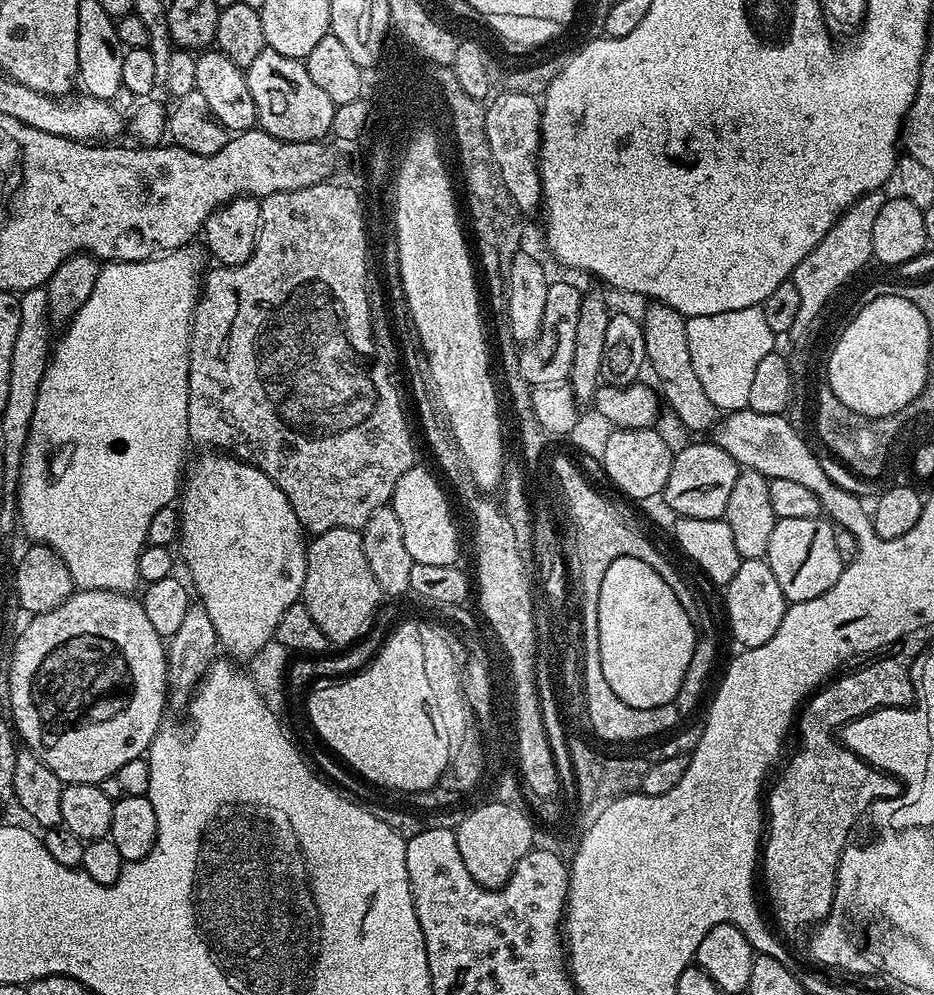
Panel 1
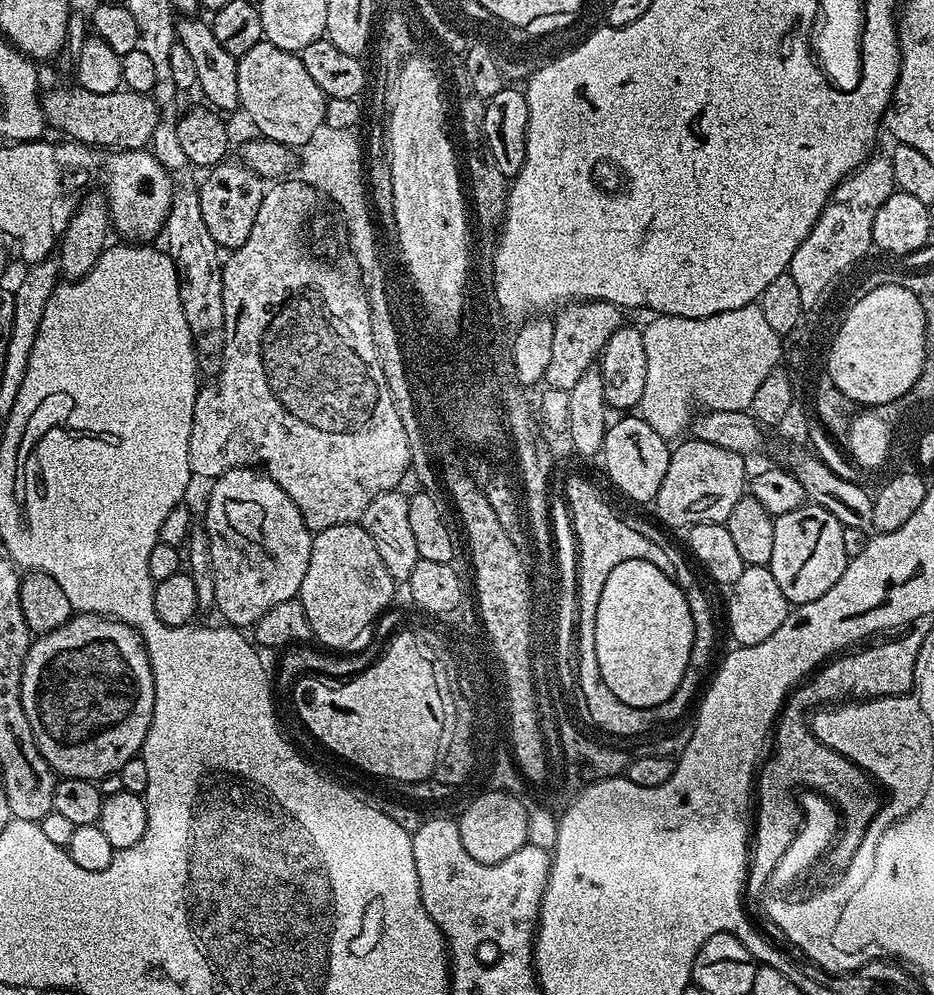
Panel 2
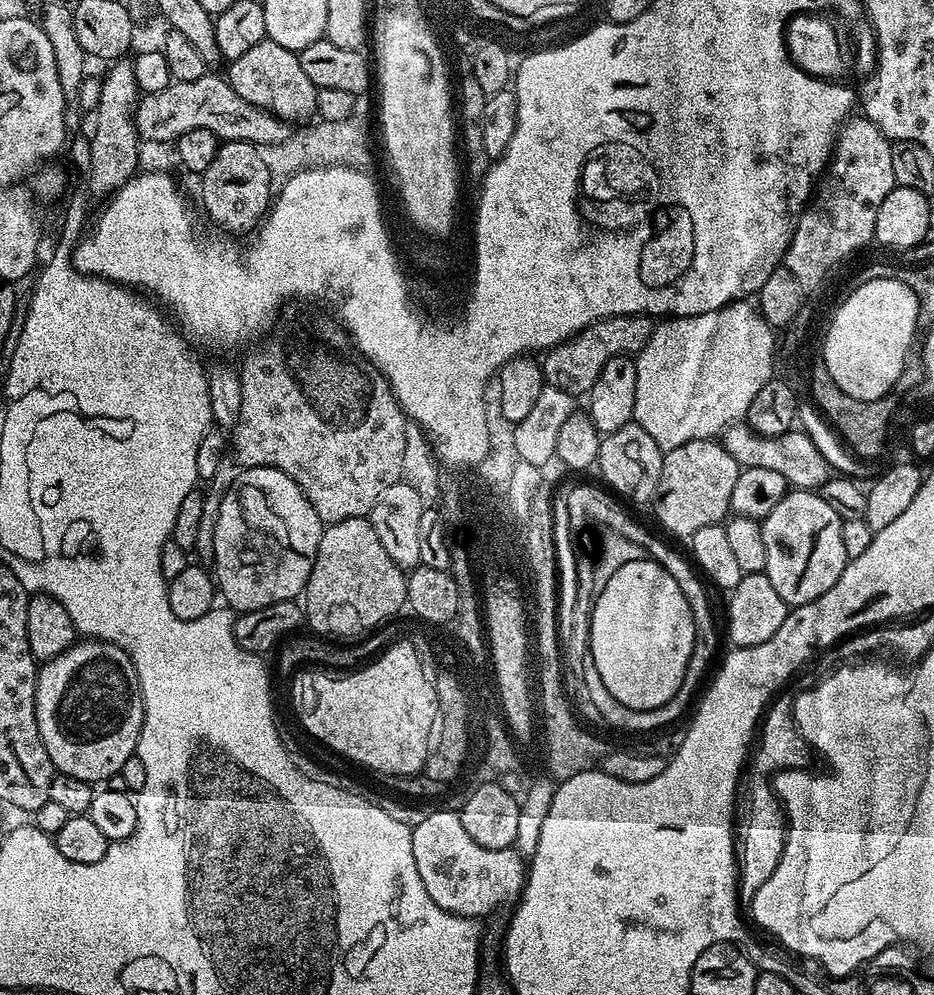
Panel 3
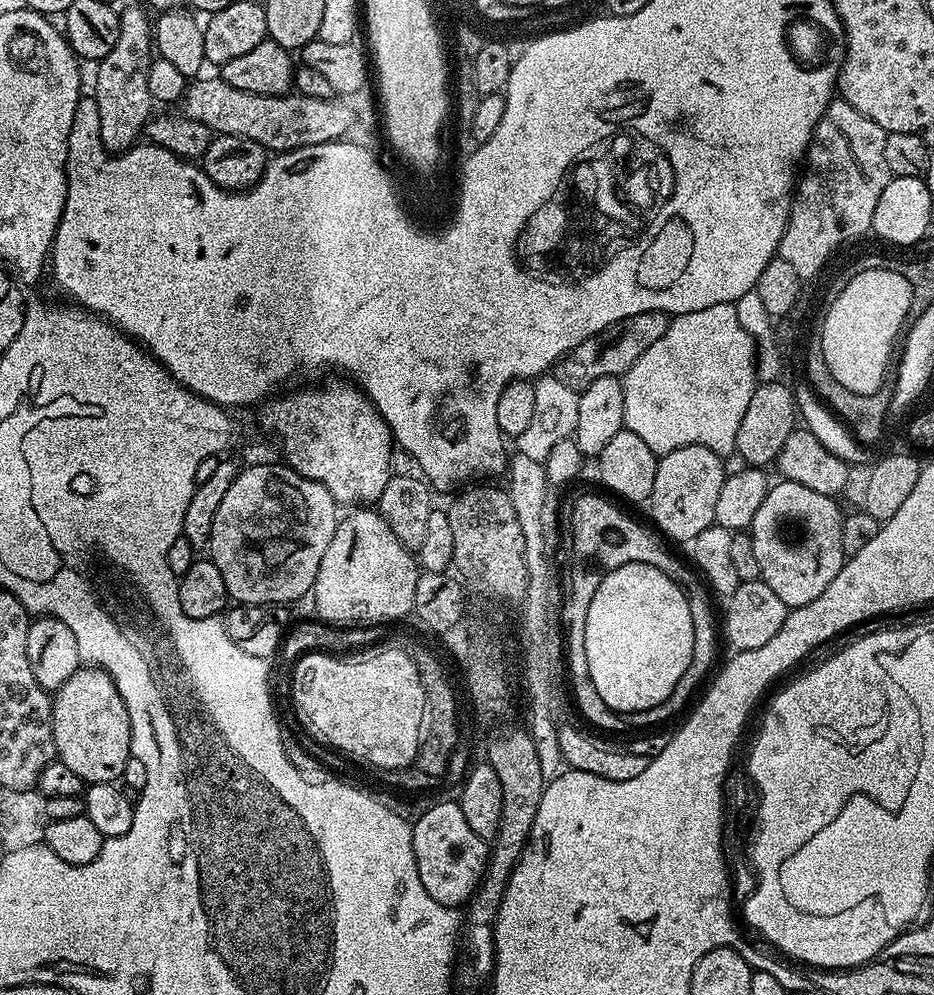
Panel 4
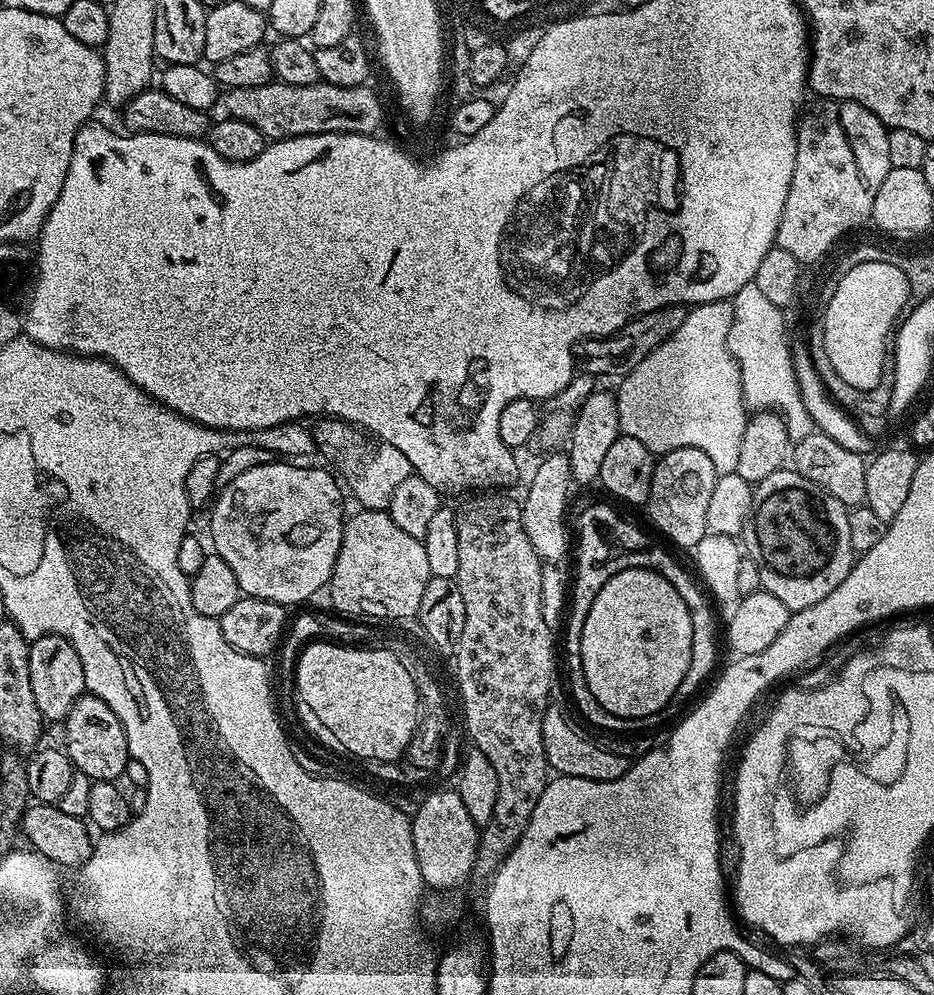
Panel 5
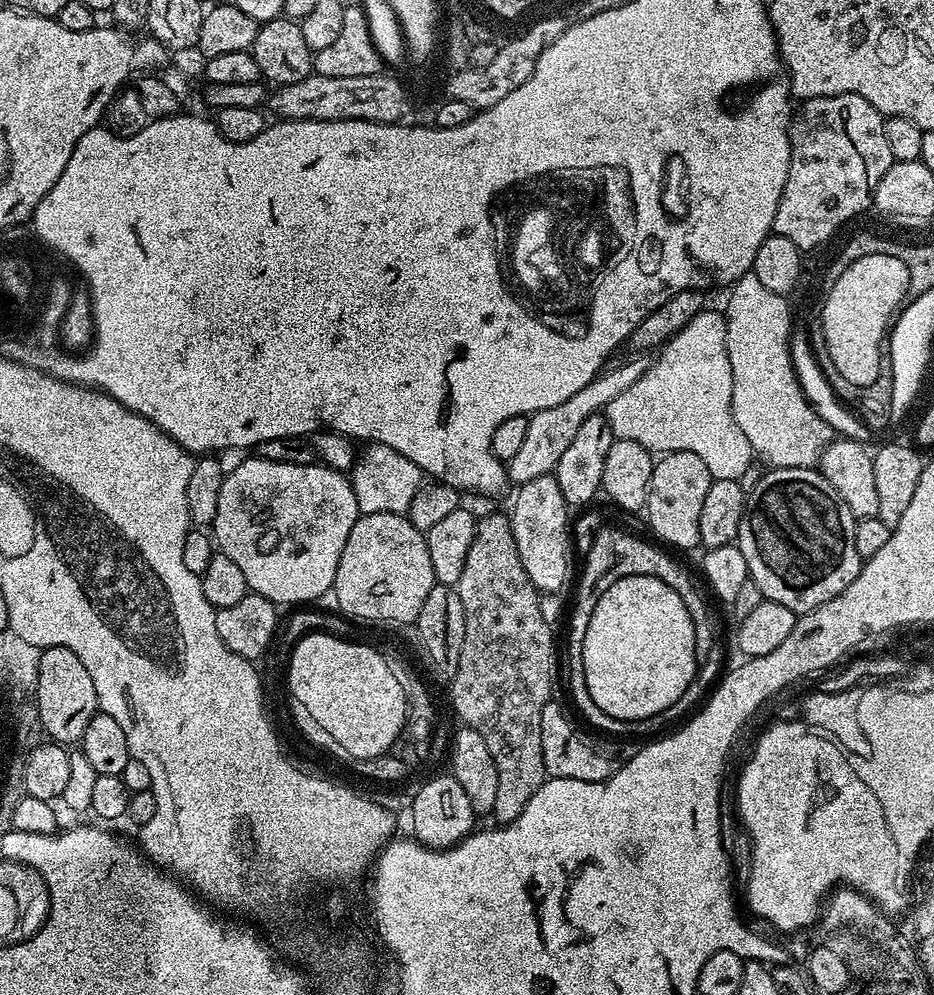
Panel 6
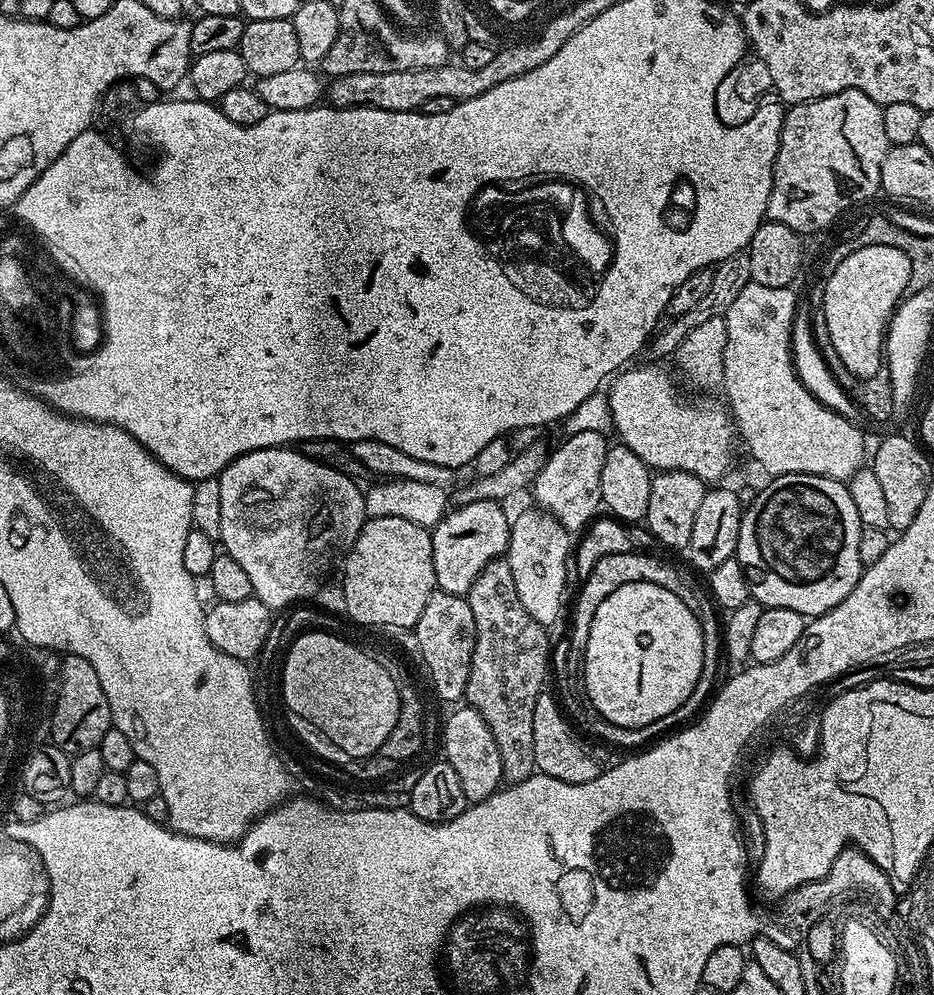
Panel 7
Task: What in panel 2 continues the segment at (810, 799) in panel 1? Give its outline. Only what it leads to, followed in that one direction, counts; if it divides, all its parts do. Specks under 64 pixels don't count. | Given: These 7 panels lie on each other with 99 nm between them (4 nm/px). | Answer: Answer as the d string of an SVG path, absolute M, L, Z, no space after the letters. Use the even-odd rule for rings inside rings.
M900 640L900 644L872 648L872 652L845 651L821 664L811 676L789 692L776 718L774 739L767 753L768 761L766 756L754 788L754 831L750 836L750 863L746 881L749 889L763 889L769 883L782 854L786 854L790 842L796 836L802 813L797 793L792 793L795 788L820 793L839 813L842 823L834 843L826 853L826 860L838 870L854 857L867 827L881 808L882 796L867 772L863 772L857 764L852 764L850 758L838 754L838 750L830 750L830 746L815 736L809 712L841 702L877 700L879 696L905 696L912 690L915 670L915 664L908 664L908 668L904 668L904 640Z

